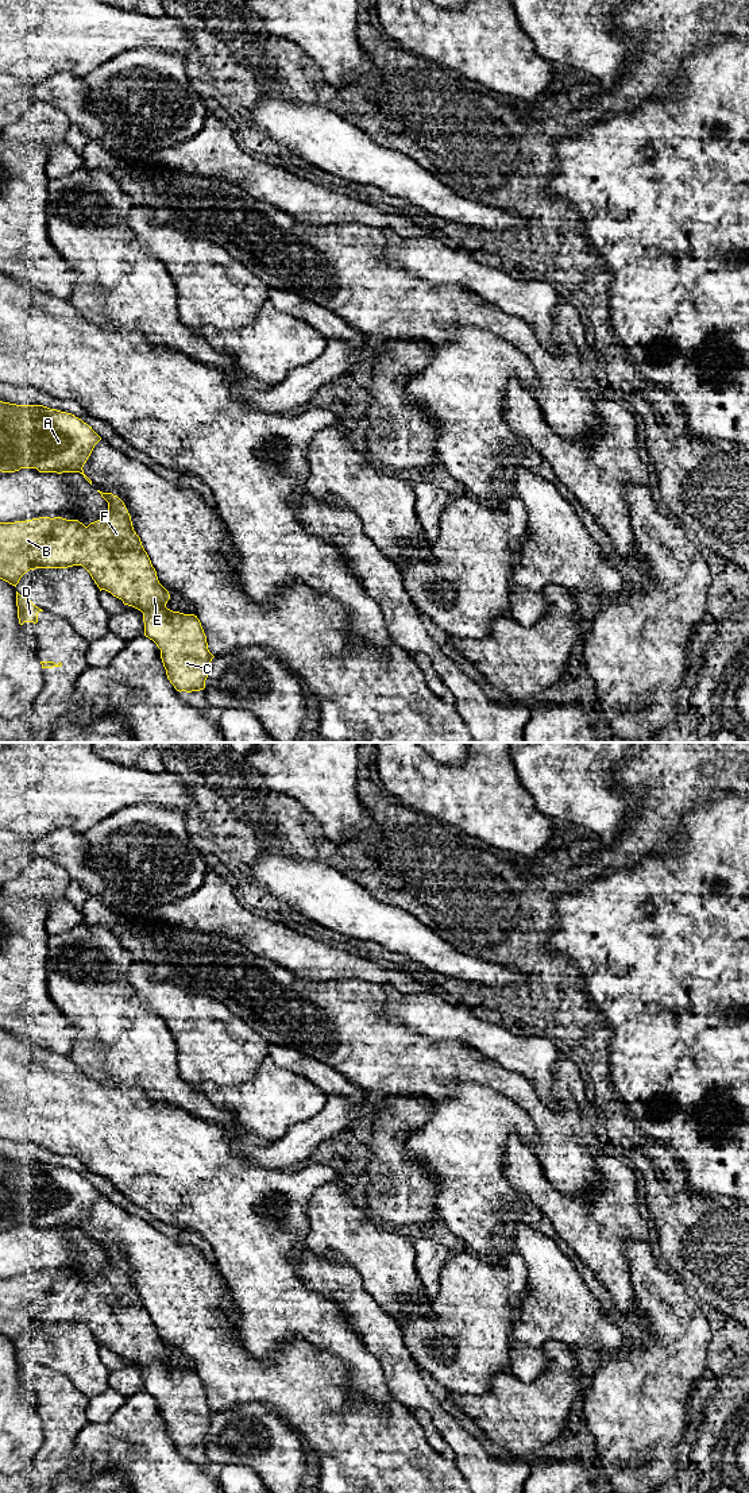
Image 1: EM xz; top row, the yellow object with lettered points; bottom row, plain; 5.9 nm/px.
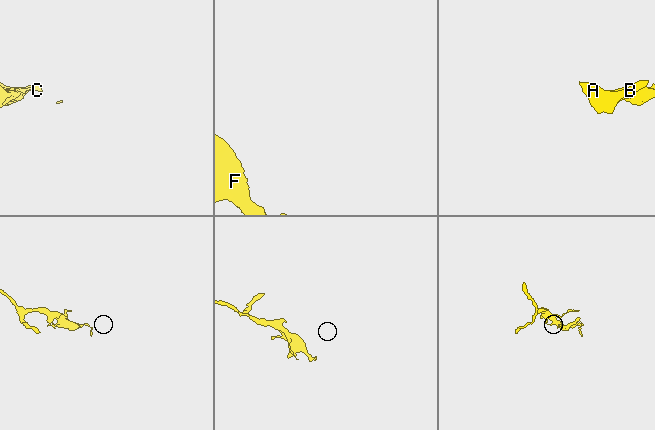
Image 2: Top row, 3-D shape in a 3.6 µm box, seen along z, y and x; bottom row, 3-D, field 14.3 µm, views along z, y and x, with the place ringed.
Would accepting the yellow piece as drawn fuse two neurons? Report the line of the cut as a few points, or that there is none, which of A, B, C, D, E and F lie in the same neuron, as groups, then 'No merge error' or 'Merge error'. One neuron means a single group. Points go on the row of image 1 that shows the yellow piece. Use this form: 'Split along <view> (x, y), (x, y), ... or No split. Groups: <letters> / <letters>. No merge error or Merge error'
No split. Groups: A B C D E F. No merge error

